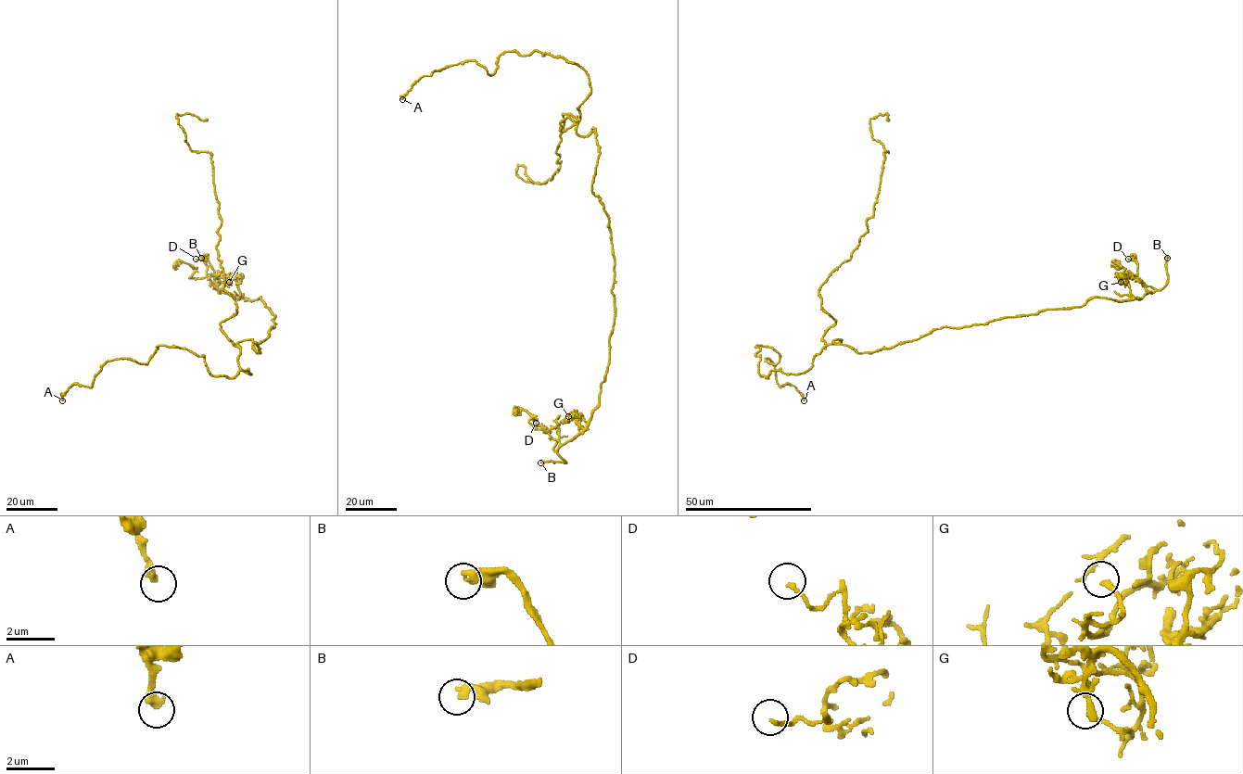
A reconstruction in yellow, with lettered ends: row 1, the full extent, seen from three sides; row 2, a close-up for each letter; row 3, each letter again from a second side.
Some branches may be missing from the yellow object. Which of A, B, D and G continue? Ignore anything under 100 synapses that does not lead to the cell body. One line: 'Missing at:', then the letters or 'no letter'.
Missing at: B

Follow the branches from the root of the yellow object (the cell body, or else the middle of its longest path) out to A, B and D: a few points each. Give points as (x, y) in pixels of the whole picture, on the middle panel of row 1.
A: (600, 150), (594, 128), (576, 133), (586, 71), (550, 54), (503, 52), (492, 75), (447, 66), (402, 99)
B: (600, 150), (592, 191), (608, 217), (615, 260), (609, 364), (589, 425), (558, 448), (566, 462), (540, 463)
D: (600, 150), (592, 191), (608, 217), (615, 260), (609, 364), (598, 406), (580, 433), (561, 444), (536, 423)

